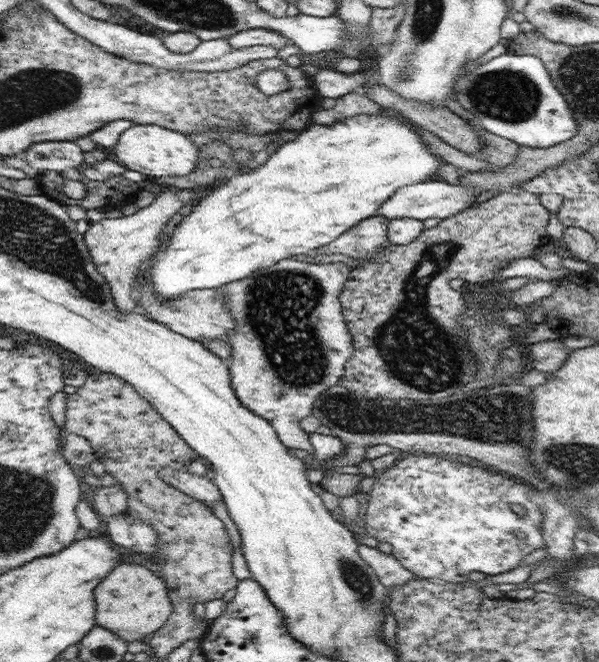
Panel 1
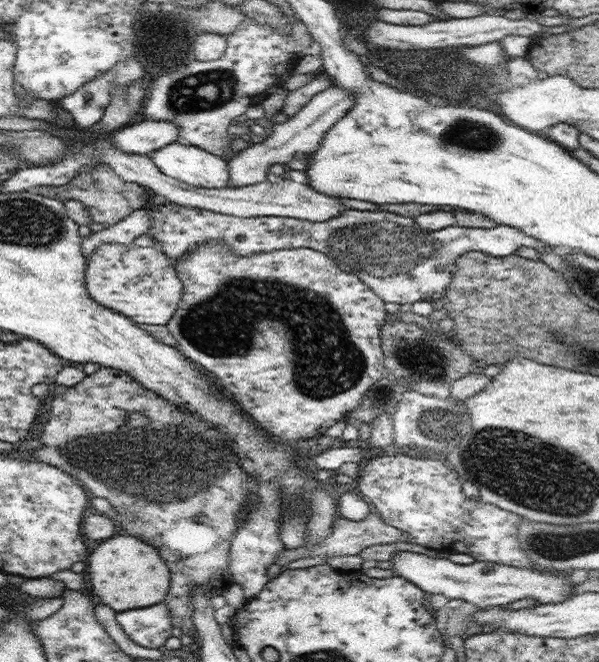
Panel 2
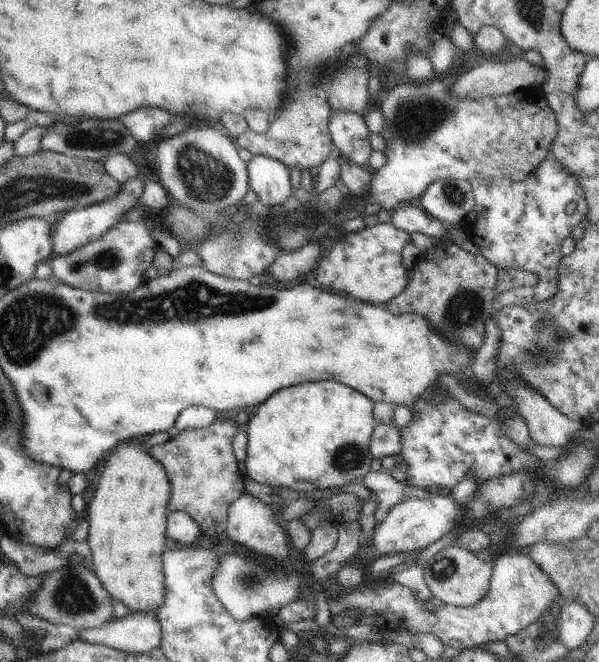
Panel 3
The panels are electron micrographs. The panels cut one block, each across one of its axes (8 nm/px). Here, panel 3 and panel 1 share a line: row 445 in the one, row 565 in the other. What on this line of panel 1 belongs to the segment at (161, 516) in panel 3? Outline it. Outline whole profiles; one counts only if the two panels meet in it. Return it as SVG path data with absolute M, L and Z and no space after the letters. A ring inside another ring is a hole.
M118 564L118 568L114 568L93 593L97 625L118 634L118 638L128 643L162 628L174 609L165 578L158 578L148 568L136 564Z

